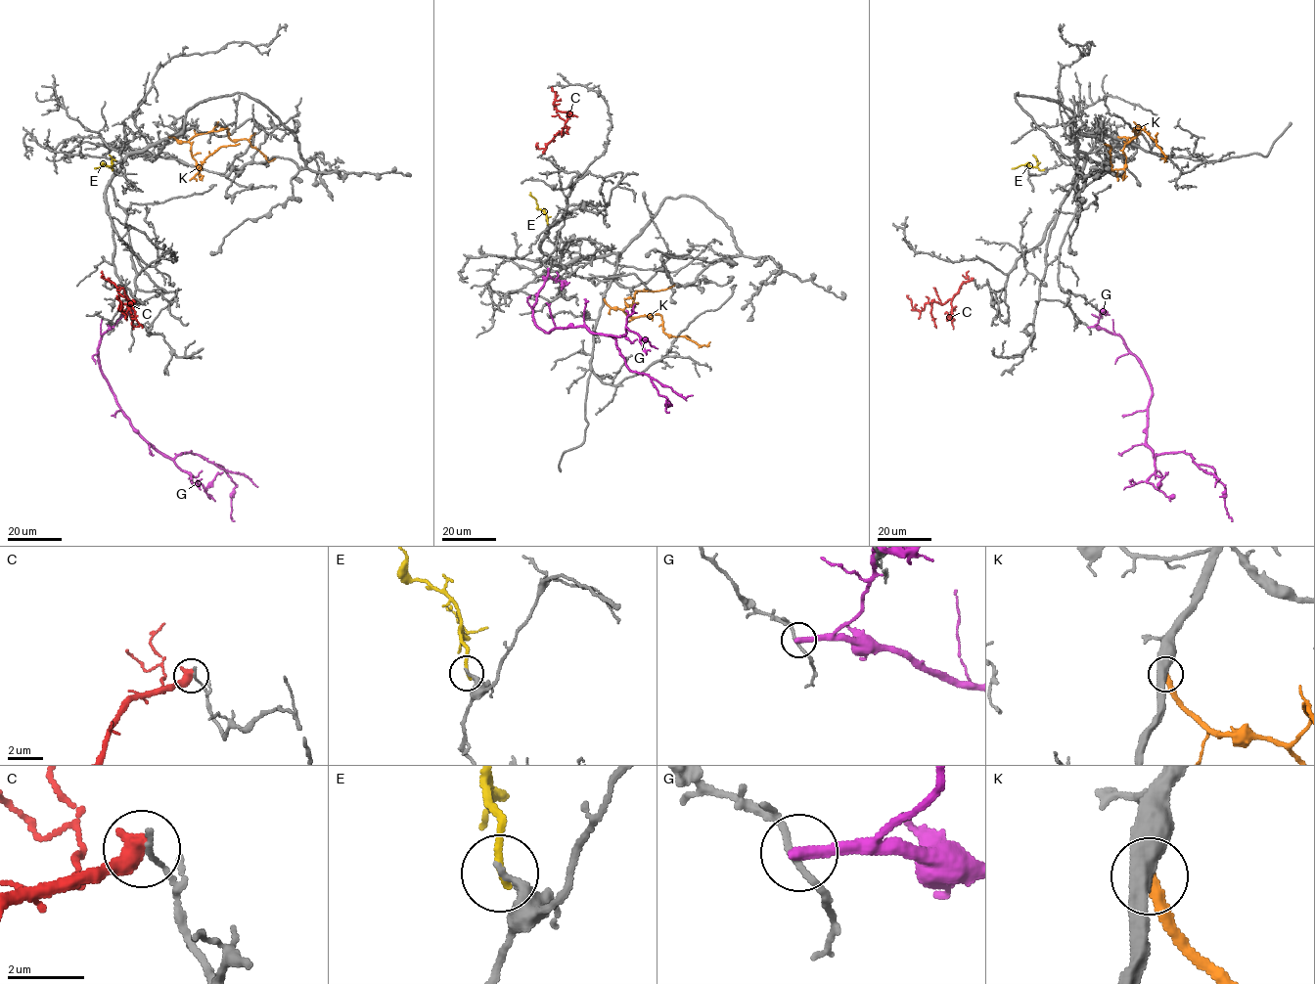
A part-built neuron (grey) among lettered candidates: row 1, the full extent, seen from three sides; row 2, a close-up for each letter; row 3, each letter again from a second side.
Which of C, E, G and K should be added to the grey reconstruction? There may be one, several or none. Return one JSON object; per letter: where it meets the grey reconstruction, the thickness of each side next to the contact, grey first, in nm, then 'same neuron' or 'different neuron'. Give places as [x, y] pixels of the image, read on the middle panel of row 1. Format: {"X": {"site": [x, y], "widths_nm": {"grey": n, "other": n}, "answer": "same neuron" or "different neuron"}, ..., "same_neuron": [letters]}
{"C": {"site": [543, 153], "widths_nm": {"grey": 130, "other": 550}, "answer": "different neuron"}, "E": {"site": [547, 224], "widths_nm": {"grey": 320, "other": 200}, "answer": "different neuron"}, "G": {"site": [548, 269], "widths_nm": {"grey": 150, "other": 360}, "answer": "different neuron"}, "K": {"site": [604, 298], "widths_nm": {"grey": 320, "other": 280}, "answer": "same neuron"}, "same_neuron": ["K"]}

